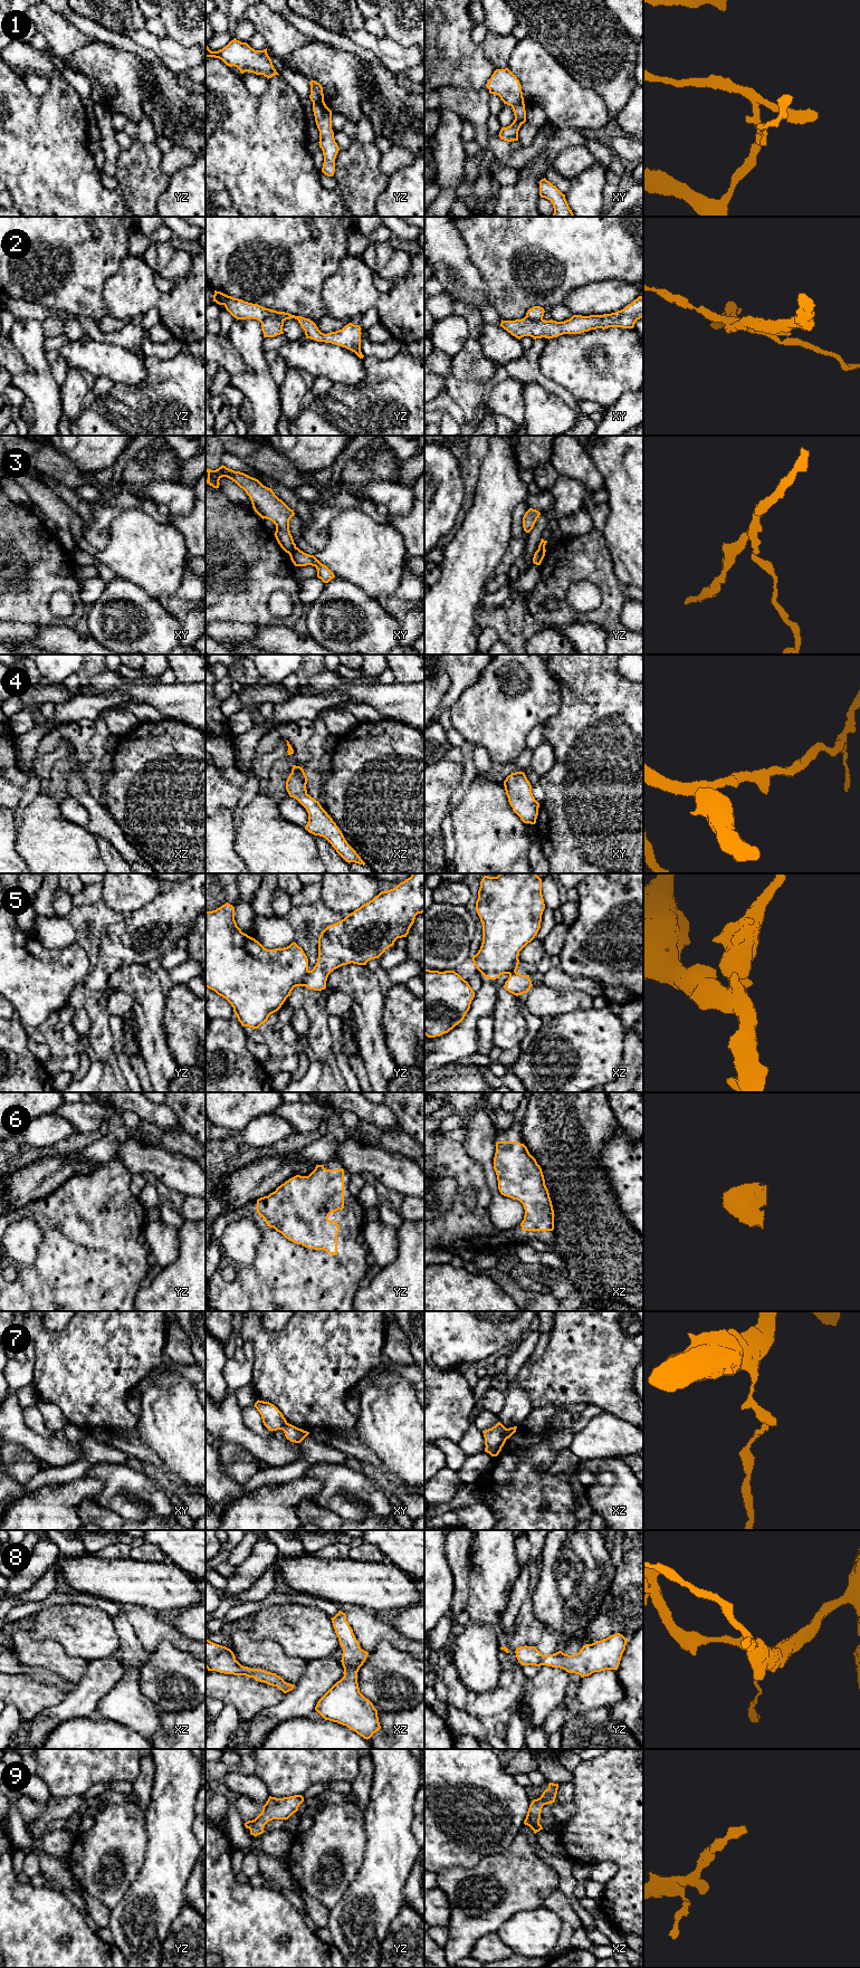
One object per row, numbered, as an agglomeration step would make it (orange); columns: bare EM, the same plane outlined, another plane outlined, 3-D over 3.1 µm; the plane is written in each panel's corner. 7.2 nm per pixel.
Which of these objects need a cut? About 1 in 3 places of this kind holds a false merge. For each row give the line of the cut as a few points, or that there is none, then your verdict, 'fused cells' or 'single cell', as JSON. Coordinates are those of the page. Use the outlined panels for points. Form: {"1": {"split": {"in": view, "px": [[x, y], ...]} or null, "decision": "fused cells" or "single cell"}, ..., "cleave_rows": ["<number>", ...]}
{"1": {"split": {"in": "yz", "px": [[313, 104], [325, 106]]}, "decision": "fused cells"}, "2": {"split": {"in": "yz", "px": [[283, 321], [276, 317], [266, 317], [260, 322]]}, "decision": "fused cells"}, "3": {"split": {"in": "xy", "px": [[295, 546], [288, 553]]}, "decision": "fused cells"}, "4": {"split": null, "decision": "single cell"}, "5": {"split": {"in": "yz", "px": [[309, 971], [303, 985]]}, "decision": "fused cells"}, "6": {"split": null, "decision": "single cell"}, "7": {"split": {"in": "xz", "px": [[506, 1429], [505, 1439]]}, "decision": "fused cells"}, "8": {"split": null, "decision": "single cell"}, "9": {"split": null, "decision": "single cell"}, "cleave_rows": ["1", "2", "3", "5", "7"]}

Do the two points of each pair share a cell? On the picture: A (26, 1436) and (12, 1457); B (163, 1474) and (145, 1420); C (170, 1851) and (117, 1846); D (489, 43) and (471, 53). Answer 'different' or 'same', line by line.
A: different
B: different
C: different
D: different

